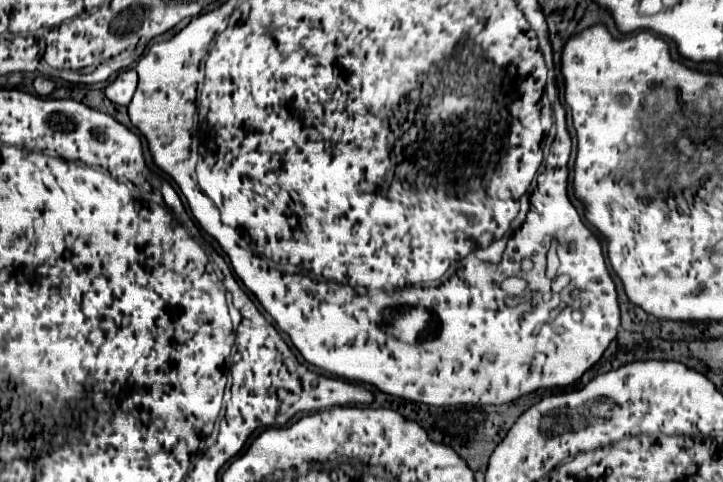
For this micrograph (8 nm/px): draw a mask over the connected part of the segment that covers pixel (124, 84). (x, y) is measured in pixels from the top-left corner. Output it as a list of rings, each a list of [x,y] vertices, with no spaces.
[[[124,70],[120,72],[108,86],[106,86],[106,96],[114,104],[130,104],[134,90],[136,90],[136,70]]]

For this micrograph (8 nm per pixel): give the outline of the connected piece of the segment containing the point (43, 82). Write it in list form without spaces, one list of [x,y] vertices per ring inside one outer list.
[[[40,76],[40,78],[34,80],[34,88],[36,88],[36,92],[38,92],[40,96],[48,96],[48,94],[54,90],[54,82],[52,82],[50,78]]]

